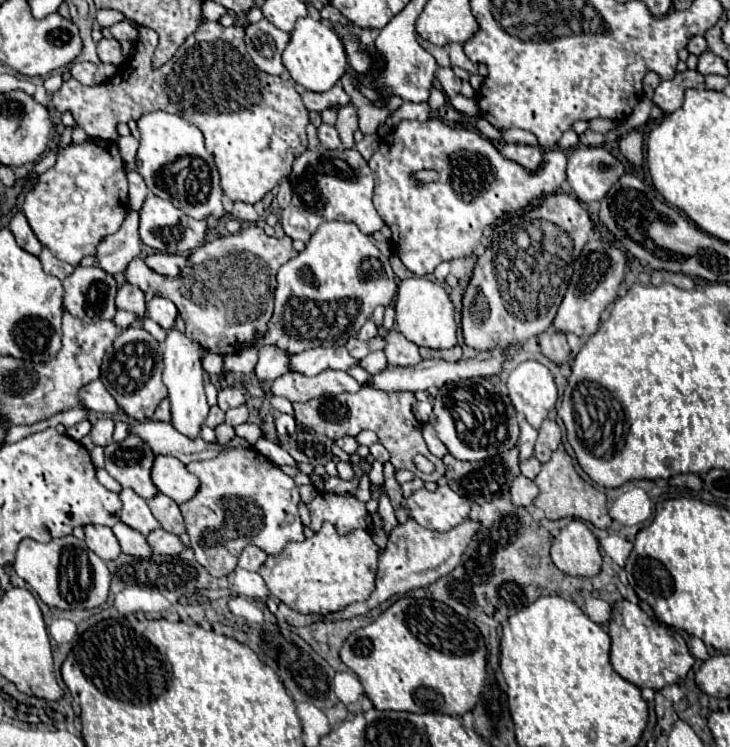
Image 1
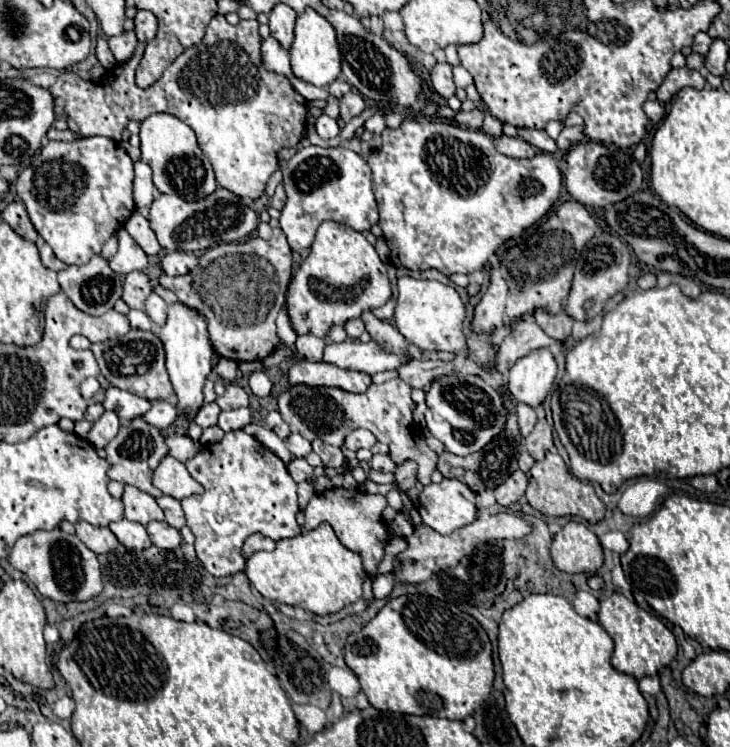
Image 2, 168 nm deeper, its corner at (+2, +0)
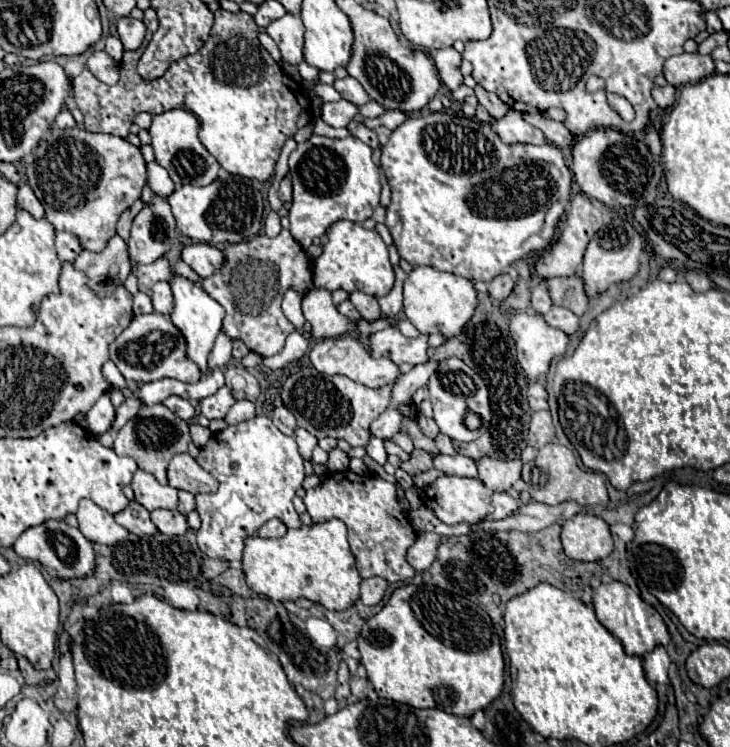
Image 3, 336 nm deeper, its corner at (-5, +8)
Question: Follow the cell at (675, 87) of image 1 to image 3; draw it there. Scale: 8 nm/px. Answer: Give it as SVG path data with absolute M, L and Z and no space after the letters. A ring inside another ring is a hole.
M678 54L664 62L664 78L668 84L680 88L684 84L694 84L706 76L714 74L714 62L710 56L700 54Z

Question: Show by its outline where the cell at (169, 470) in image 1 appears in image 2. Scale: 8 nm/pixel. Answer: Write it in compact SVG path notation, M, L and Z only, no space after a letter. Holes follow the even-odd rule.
M165 456L161 460L161 464L157 466L157 470L153 474L153 484L163 494L173 496L177 500L203 492L203 486L197 480L191 478L191 474L187 472L185 464L175 460L173 456Z

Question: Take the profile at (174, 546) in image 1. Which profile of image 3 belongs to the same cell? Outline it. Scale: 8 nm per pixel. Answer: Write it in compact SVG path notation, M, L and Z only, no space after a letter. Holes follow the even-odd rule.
M154 510L152 522L166 536L182 536L188 530L188 522L178 510Z

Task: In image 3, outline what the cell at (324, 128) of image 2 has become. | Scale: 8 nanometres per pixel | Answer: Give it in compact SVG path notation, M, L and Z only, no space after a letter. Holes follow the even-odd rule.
M348 100L326 102L322 108L322 120L334 128L344 128L354 118L356 112L358 112L358 108Z

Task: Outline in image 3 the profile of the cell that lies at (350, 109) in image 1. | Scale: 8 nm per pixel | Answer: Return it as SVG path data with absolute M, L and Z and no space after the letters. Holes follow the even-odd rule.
M346 76L344 80L336 80L336 82L334 82L334 88L340 92L340 96L342 96L344 100L352 102L352 104L358 106L358 108L370 102L370 96L368 96L368 92L364 90L364 86L362 86L358 80L354 80L352 76Z

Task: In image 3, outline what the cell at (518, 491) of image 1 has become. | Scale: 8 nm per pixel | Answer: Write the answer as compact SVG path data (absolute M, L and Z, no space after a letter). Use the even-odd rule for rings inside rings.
M484 456L484 460L478 462L478 474L486 488L494 492L508 492L518 480L520 480L522 460L492 460Z

